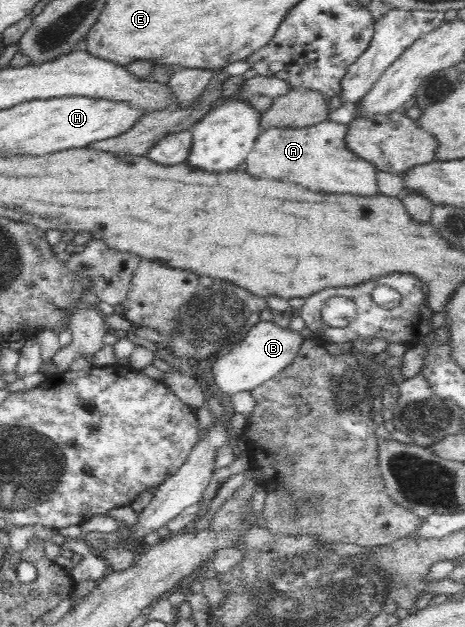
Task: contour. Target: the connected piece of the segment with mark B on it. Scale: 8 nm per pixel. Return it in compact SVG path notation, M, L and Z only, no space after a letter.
M274 322L255 323L239 344L216 356L211 367L216 389L221 393L234 395L240 391L251 391L277 376L294 361L299 347L306 341L300 332L289 328L280 328Z

